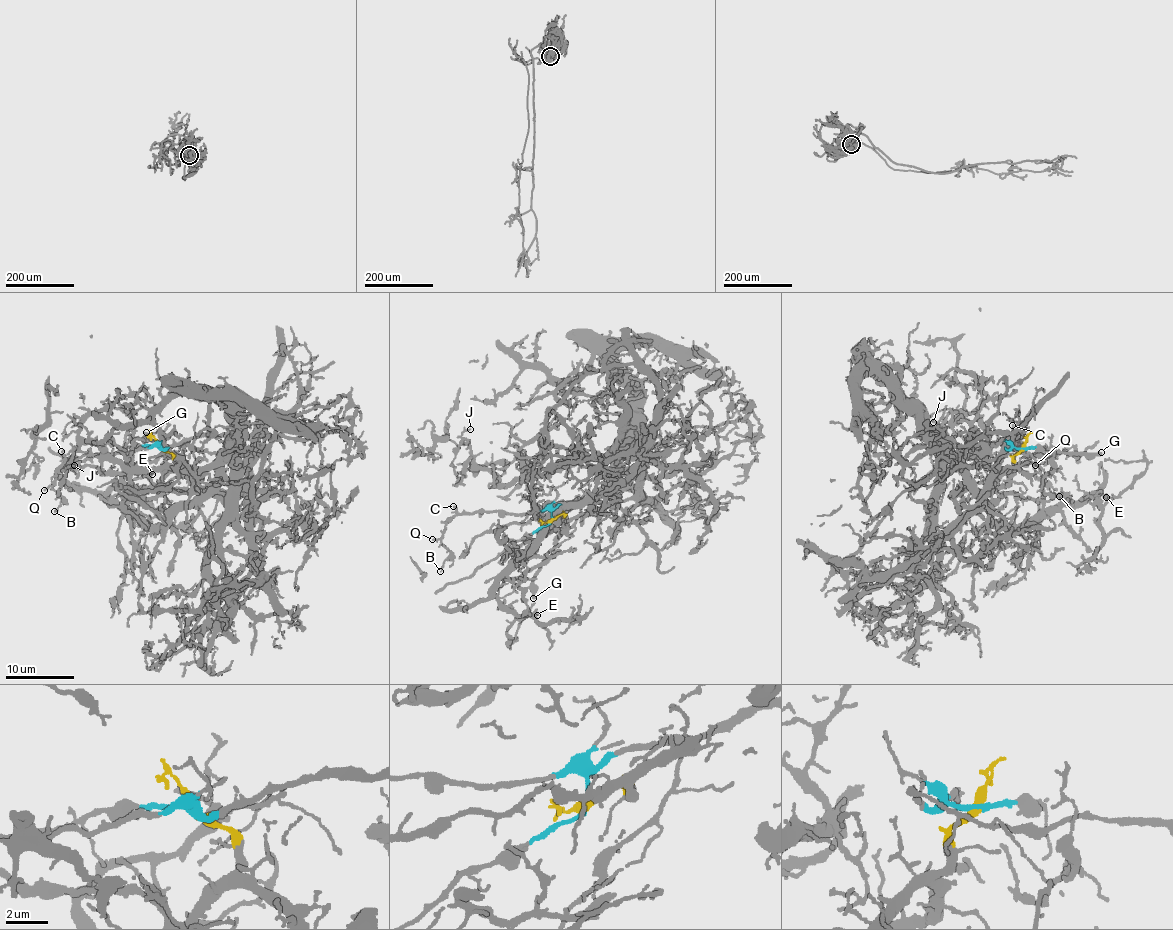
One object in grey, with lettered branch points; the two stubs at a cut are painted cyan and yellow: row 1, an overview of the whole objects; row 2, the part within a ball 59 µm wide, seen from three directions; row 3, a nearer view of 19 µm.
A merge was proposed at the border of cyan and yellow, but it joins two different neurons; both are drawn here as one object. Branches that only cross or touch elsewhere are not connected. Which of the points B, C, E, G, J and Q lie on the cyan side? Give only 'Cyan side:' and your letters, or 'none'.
Cyan side: B, C, G, Q

